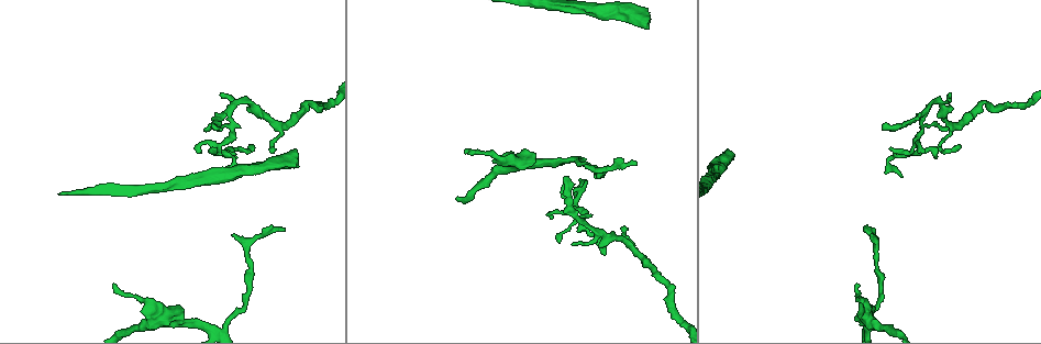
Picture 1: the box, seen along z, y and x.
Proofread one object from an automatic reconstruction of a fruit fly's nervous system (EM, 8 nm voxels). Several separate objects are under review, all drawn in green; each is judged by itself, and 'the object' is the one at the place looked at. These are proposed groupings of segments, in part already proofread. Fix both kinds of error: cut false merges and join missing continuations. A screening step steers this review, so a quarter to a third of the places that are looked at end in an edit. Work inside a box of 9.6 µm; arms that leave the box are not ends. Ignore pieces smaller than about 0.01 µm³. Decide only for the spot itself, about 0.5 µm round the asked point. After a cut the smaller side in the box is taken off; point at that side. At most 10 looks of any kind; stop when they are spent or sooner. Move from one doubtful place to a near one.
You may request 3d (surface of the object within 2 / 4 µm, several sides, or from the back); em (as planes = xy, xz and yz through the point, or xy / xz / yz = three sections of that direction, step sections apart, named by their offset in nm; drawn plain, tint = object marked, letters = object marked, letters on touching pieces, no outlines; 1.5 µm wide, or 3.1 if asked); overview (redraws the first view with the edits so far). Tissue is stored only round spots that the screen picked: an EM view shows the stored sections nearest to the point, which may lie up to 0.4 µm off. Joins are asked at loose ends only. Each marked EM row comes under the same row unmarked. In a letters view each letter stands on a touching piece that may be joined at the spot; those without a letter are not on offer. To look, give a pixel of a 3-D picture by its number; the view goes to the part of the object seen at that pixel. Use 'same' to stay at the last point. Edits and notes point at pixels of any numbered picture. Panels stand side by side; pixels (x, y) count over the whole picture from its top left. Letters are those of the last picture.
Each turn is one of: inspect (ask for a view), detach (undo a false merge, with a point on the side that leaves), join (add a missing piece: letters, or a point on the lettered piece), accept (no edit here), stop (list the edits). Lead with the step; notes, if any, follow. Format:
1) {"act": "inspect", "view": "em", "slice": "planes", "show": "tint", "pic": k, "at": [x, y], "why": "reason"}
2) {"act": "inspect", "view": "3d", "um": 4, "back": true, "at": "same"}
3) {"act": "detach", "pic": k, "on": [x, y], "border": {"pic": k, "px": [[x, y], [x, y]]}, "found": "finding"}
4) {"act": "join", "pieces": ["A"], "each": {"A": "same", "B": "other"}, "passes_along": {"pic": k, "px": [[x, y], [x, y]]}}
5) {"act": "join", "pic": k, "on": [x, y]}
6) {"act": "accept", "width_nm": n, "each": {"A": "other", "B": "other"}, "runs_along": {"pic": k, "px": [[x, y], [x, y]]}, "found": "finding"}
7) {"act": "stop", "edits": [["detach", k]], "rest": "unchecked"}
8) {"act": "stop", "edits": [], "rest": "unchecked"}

{"act": "inspect", "view": "em", "slice": "planes", "show": "letters", "pic": 1, "at": [927, 110], "why": "sharp bend"}

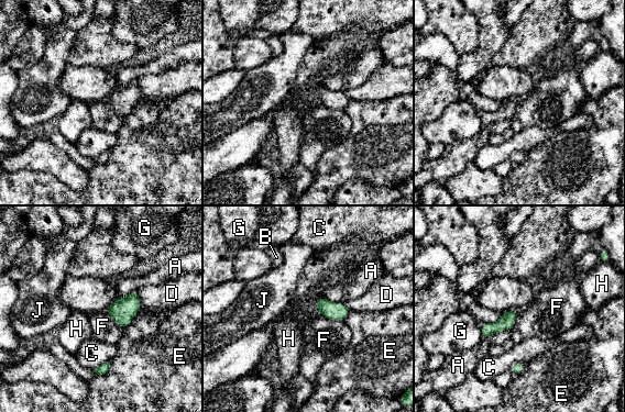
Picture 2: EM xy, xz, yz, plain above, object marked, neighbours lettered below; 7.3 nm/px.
{"act": "accept", "each": {"A": "other", "B": "other", "C": "other", "D": "other", "E": "other", "F": "other", "G": "other", "H": "other", "J": "other"}, "border": {"pic": 2, "px": [[510, 329], [495, 332], [482, 338]]}, "found": "one neuron here"}

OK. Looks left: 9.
{"act": "inspect", "view": "3d", "um": 2, "pic": 1, "at": [283, 230], "why": "free end"}

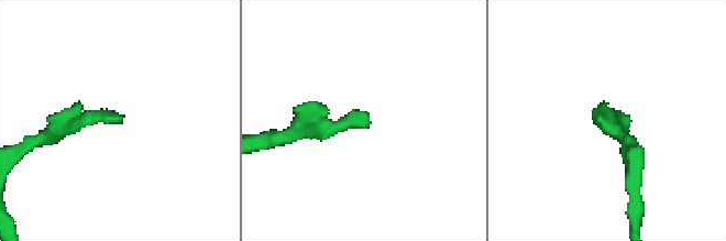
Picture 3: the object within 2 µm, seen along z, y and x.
{"act": "inspect", "view": "em", "slice": "planes", "show": "letters", "pic": 3, "at": [122, 114]}

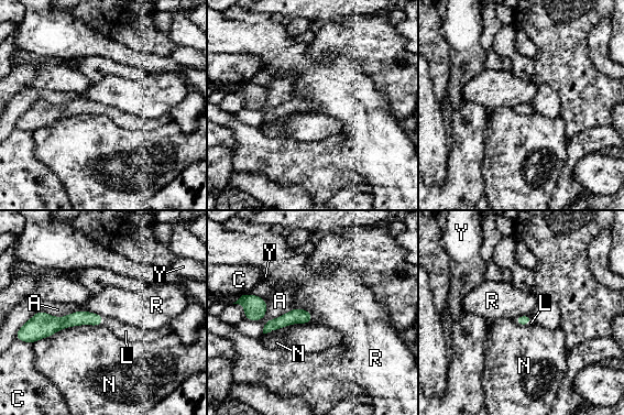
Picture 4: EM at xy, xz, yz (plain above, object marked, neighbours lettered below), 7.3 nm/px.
{"act": "join", "pieces": ["L"], "each": {"A": "other", "C": "other", "L": "same", "N": "other", "R": "other", "Y": "other"}, "passes_along": {"pic": 4, "px": [[83, 317], [102, 320], [126, 331]]}, "found": "it goes on there"}

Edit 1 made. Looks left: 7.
{"act": "inspect", "view": "3d", "um": 2, "pic": 1, "at": [901, 175], "why": "thin end"}

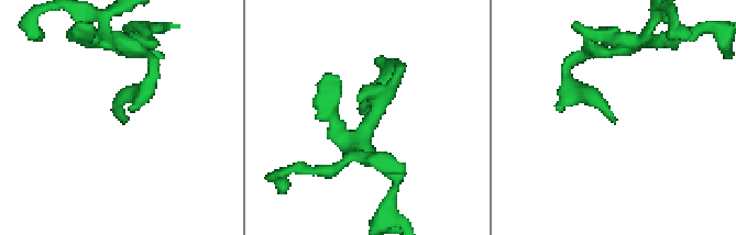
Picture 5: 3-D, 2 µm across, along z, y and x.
{"act": "inspect", "view": "em", "slice": "planes", "show": "letters", "pic": 5, "at": [123, 119]}

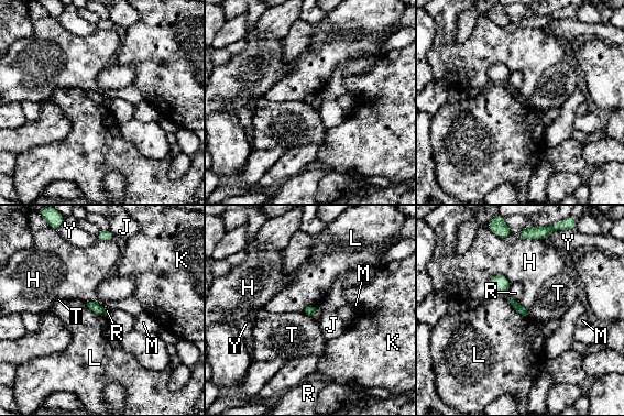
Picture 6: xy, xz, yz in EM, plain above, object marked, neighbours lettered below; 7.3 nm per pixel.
{"act": "accept", "each": {"H": "other", "J": "other", "K": "other", "L": "other", "M": "other", "R": "other", "T": "other", "Y": "other"}, "border": {"pic": 6, "px": [[486, 282], [502, 274], [511, 284]]}, "found": "none of them fits"}

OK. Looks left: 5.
{"act": "inspect", "view": "em", "slice": "xy", "step": 4, "show": "tint", "pic": 1, "at": [114, 285], "why": "thin end"}

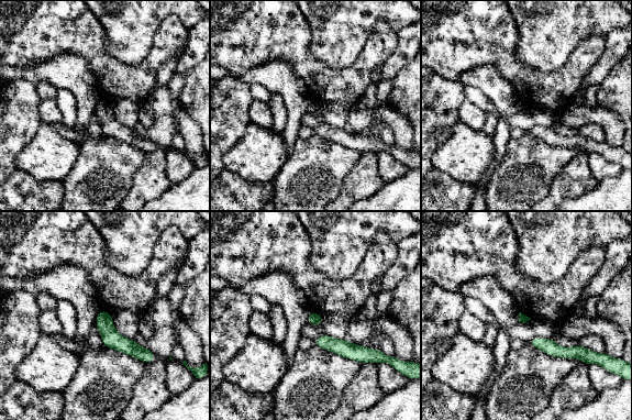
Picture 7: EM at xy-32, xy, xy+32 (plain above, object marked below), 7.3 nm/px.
{"act": "inspect", "view": "em", "slice": "planes", "show": "letters", "at": "same", "why": "another direction"}

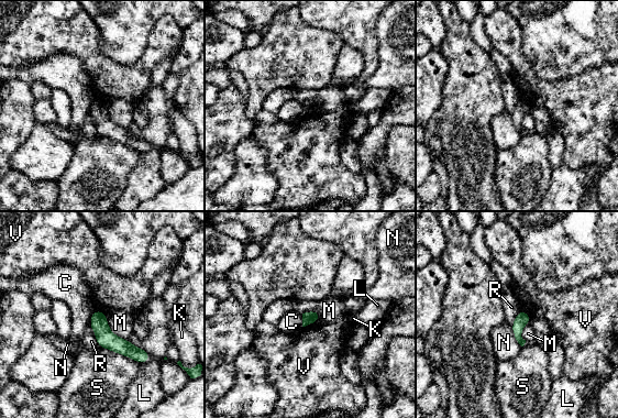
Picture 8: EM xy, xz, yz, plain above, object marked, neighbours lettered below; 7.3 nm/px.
{"act": "accept", "each": {"C": "other", "K": "other", "L": "other", "M": "other", "N": "other", "R": "other", "S": "other", "V": "other"}, "border": {"pic": 8, "px": [[317, 318], [302, 327]]}, "found": "none of them fits"}

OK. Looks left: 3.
{"act": "stop", "edits": [["join", 4]], "rest": "unchecked"}

